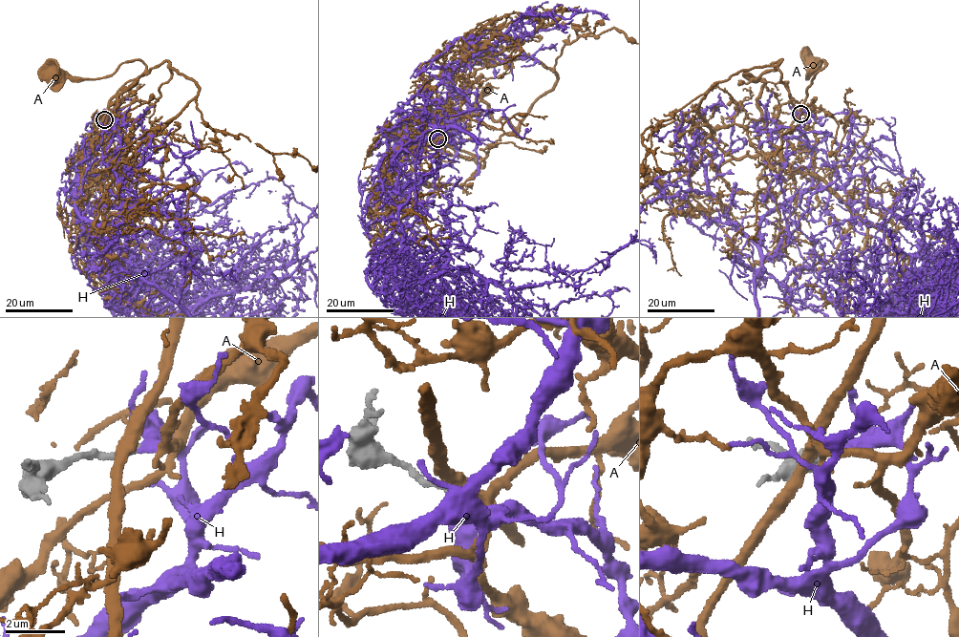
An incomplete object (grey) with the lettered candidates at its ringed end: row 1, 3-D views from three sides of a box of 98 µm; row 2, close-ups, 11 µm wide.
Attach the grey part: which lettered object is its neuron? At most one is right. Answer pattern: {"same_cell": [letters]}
{"same_cell": ["H"]}

